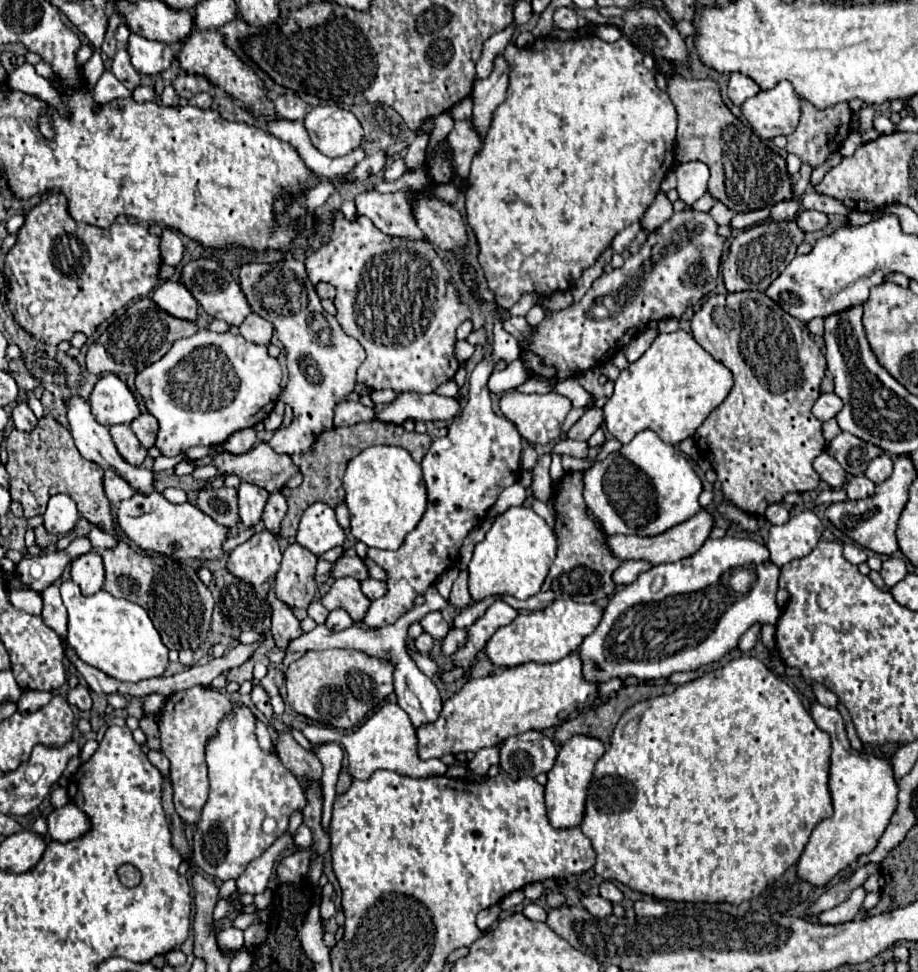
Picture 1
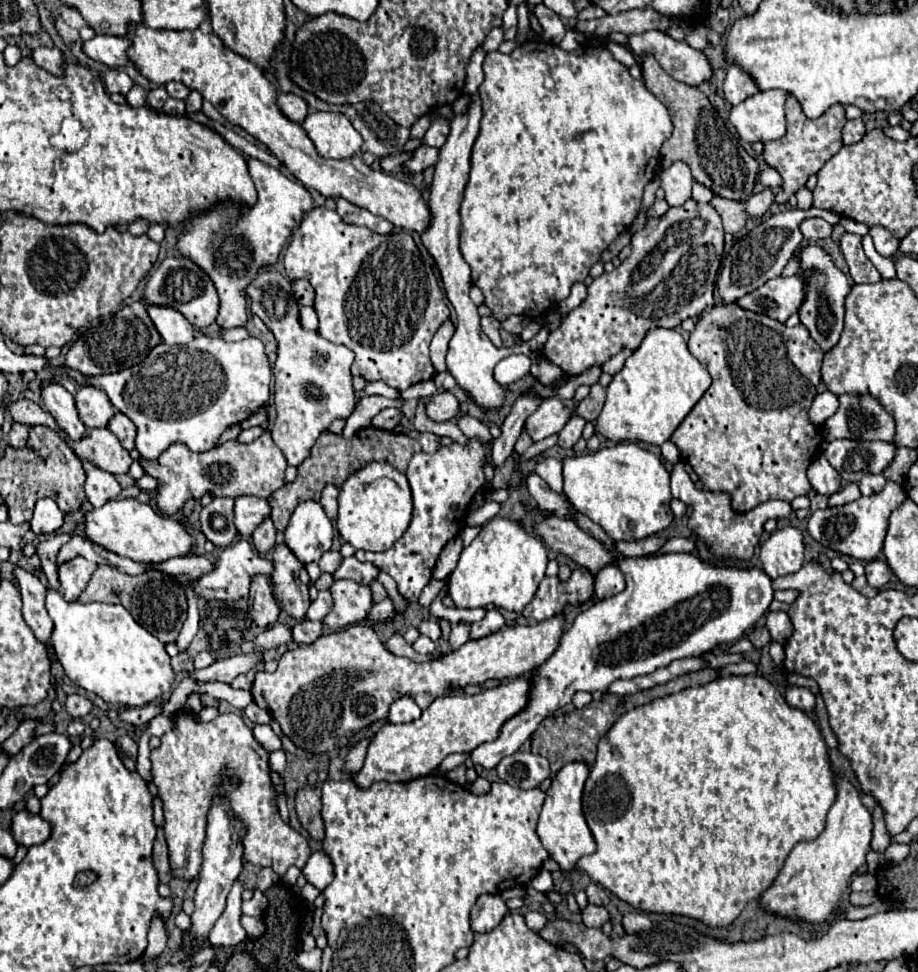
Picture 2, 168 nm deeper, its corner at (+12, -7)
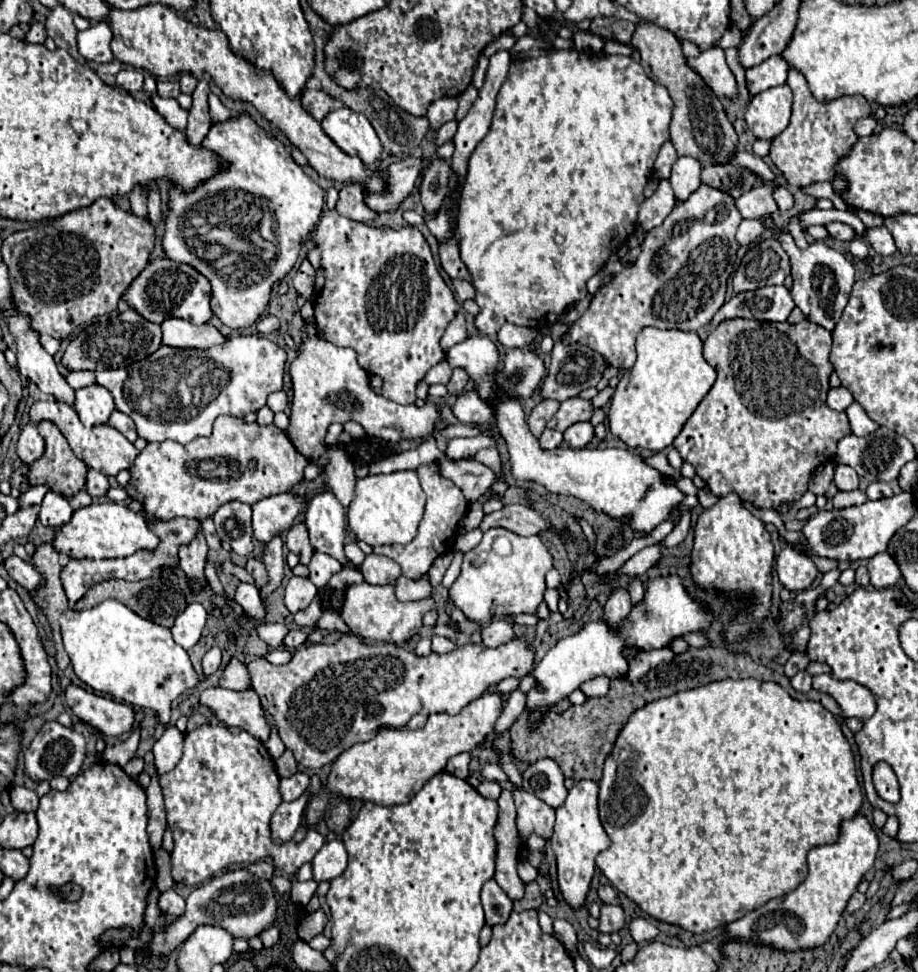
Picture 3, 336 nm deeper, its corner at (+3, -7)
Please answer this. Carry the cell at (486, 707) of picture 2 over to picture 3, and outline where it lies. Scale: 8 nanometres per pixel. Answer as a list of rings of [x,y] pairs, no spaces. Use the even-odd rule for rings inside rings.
[[[485,693],[457,715],[429,715],[423,729],[381,729],[371,741],[355,743],[333,761],[327,781],[315,795],[309,797],[301,825],[317,825],[335,797],[373,801],[379,805],[399,805],[411,801],[411,795],[415,795],[427,779],[445,769],[449,757],[463,751],[473,751],[493,731],[501,709],[501,695]]]

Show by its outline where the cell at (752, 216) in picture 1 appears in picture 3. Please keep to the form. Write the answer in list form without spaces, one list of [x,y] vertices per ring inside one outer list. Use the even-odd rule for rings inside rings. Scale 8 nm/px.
[[[779,187],[779,189],[775,191],[775,201],[777,201],[779,211],[787,211],[787,209],[793,207],[793,195],[791,195],[785,187]]]

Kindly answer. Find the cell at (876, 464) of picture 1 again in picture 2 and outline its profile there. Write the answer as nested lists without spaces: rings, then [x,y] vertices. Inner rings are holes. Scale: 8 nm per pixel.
[[[878,473],[878,475],[864,475],[858,485],[860,485],[862,495],[872,495],[872,493],[882,491],[882,487],[886,485],[886,477],[882,473]]]

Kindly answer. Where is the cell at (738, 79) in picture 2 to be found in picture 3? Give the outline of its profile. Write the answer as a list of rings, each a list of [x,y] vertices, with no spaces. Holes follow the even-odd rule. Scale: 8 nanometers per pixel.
[[[773,55],[761,65],[747,69],[747,87],[751,95],[757,95],[769,87],[785,85],[787,81],[787,61],[781,55]]]

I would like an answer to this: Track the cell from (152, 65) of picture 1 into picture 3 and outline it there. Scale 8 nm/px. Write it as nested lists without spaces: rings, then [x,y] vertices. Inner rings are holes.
[[[93,23],[89,29],[77,33],[77,43],[79,43],[79,53],[87,61],[97,61],[97,63],[109,63],[113,61],[111,55],[111,29],[107,23]]]

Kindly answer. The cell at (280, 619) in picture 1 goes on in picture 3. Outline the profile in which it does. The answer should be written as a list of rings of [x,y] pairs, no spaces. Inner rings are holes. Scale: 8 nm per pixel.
[[[249,559],[247,561],[247,565],[245,565],[245,569],[255,577],[255,585],[261,589],[269,579],[267,579],[267,571],[265,571],[265,567],[263,567],[263,563],[259,561],[259,559]]]

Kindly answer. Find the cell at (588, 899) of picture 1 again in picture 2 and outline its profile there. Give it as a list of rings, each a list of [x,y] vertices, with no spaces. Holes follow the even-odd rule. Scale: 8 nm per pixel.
[[[586,905],[582,909],[582,921],[586,927],[602,927],[608,921],[608,911],[598,905]]]

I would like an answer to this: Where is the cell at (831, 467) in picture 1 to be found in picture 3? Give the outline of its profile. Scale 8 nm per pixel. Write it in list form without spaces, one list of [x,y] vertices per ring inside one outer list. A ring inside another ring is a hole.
[[[839,465],[835,471],[835,485],[841,491],[853,491],[859,487],[859,475],[855,473],[855,469],[847,467],[847,465]]]

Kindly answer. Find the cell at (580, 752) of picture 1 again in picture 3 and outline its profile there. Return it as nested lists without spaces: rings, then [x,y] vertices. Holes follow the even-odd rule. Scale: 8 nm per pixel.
[[[579,781],[567,795],[563,807],[557,809],[557,821],[553,827],[551,847],[557,859],[557,881],[563,899],[573,907],[581,909],[585,905],[591,879],[595,875],[595,857],[611,845],[607,837],[599,813],[597,813],[597,791],[599,785],[595,781]]]

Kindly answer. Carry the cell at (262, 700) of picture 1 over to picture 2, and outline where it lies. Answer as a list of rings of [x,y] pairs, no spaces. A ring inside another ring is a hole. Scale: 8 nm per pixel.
[[[254,701],[244,709],[244,715],[246,715],[252,723],[266,723],[266,725],[268,725],[268,723],[270,723],[270,719],[272,719],[272,717],[270,717],[270,713],[268,713],[268,711],[264,711],[264,709],[260,709]]]

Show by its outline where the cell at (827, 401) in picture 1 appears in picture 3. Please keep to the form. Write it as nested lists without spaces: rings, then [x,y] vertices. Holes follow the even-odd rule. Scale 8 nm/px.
[[[845,387],[831,389],[829,395],[827,395],[827,405],[831,409],[835,409],[835,411],[845,411],[851,403],[853,403],[853,397],[851,397],[851,393]]]

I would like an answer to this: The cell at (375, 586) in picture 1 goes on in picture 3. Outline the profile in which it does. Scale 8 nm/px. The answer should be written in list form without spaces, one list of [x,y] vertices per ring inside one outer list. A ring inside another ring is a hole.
[[[423,575],[423,579],[407,579],[407,577],[399,577],[395,583],[397,589],[397,597],[401,601],[417,601],[417,599],[425,599],[429,595],[433,595],[433,585],[429,581],[429,575]]]

